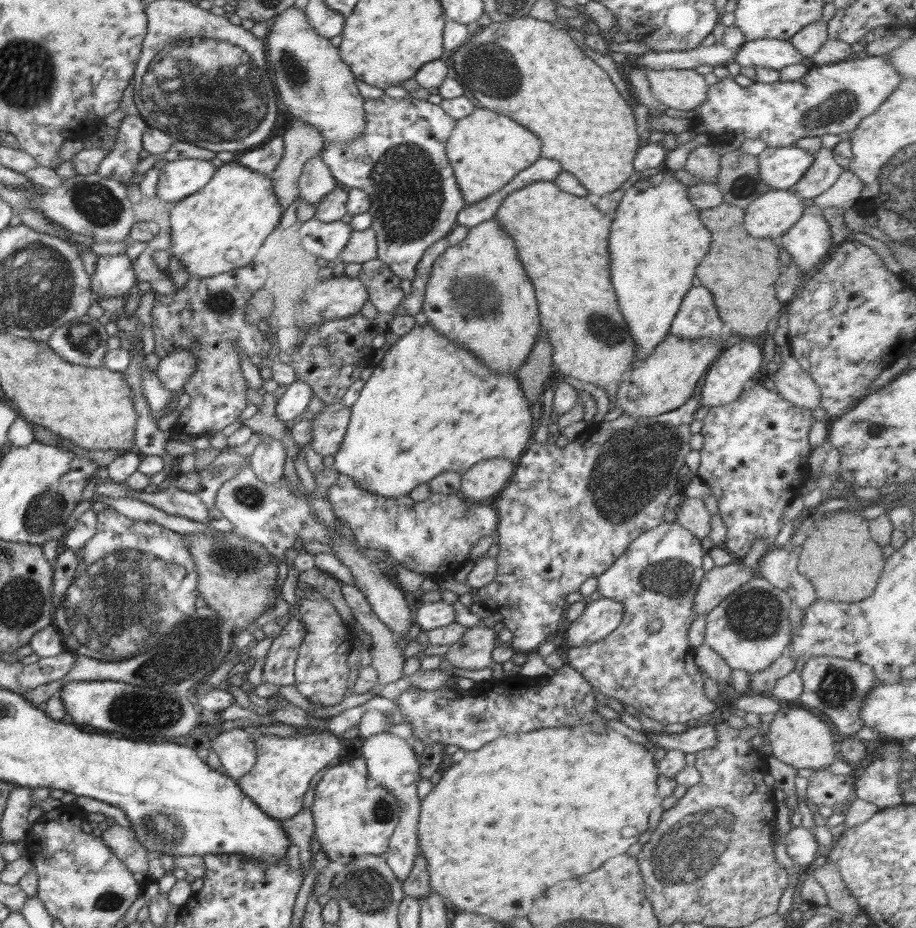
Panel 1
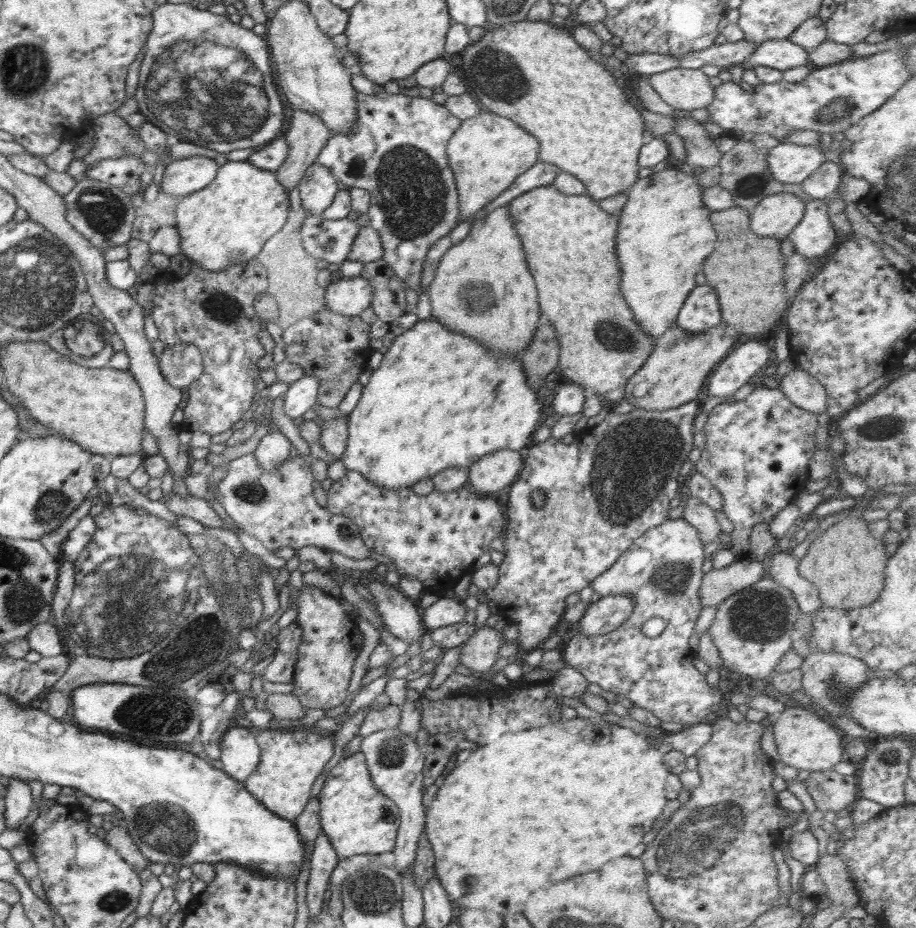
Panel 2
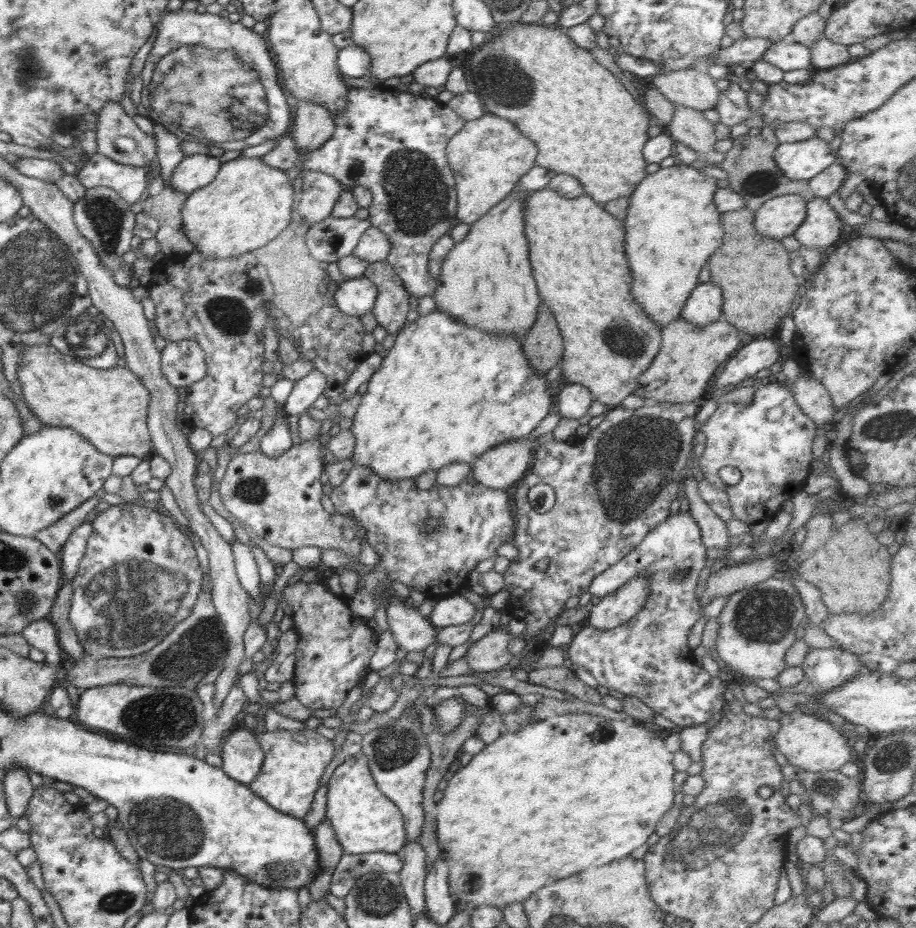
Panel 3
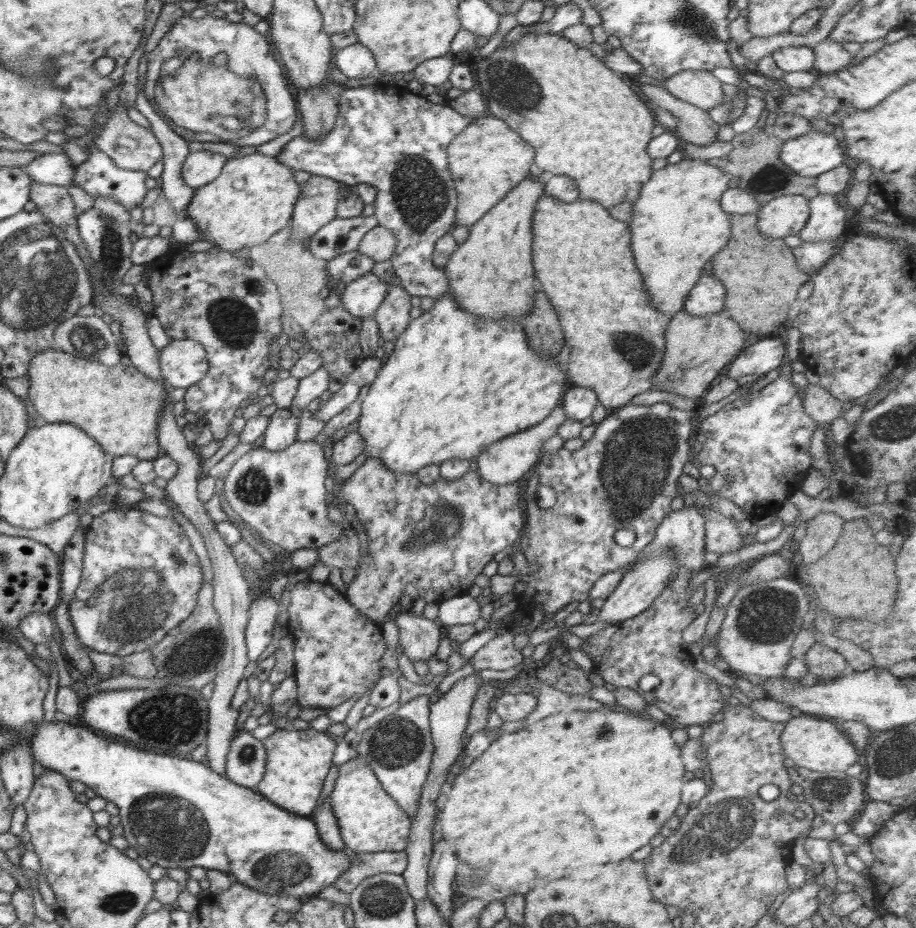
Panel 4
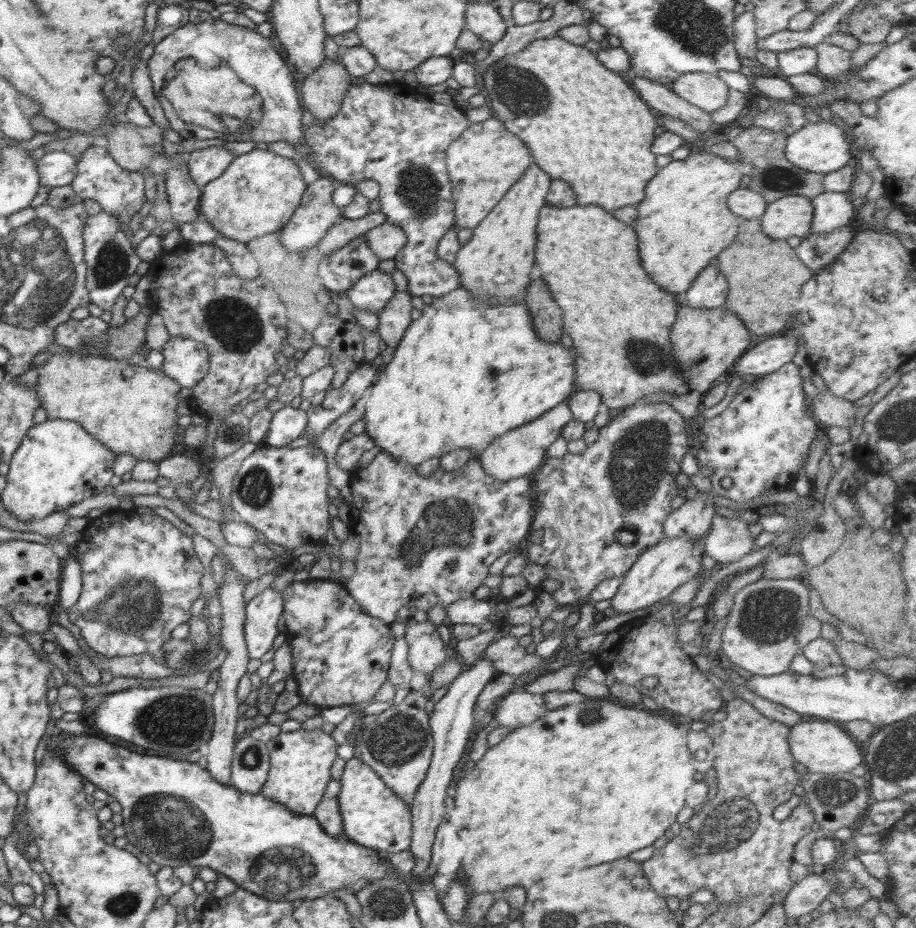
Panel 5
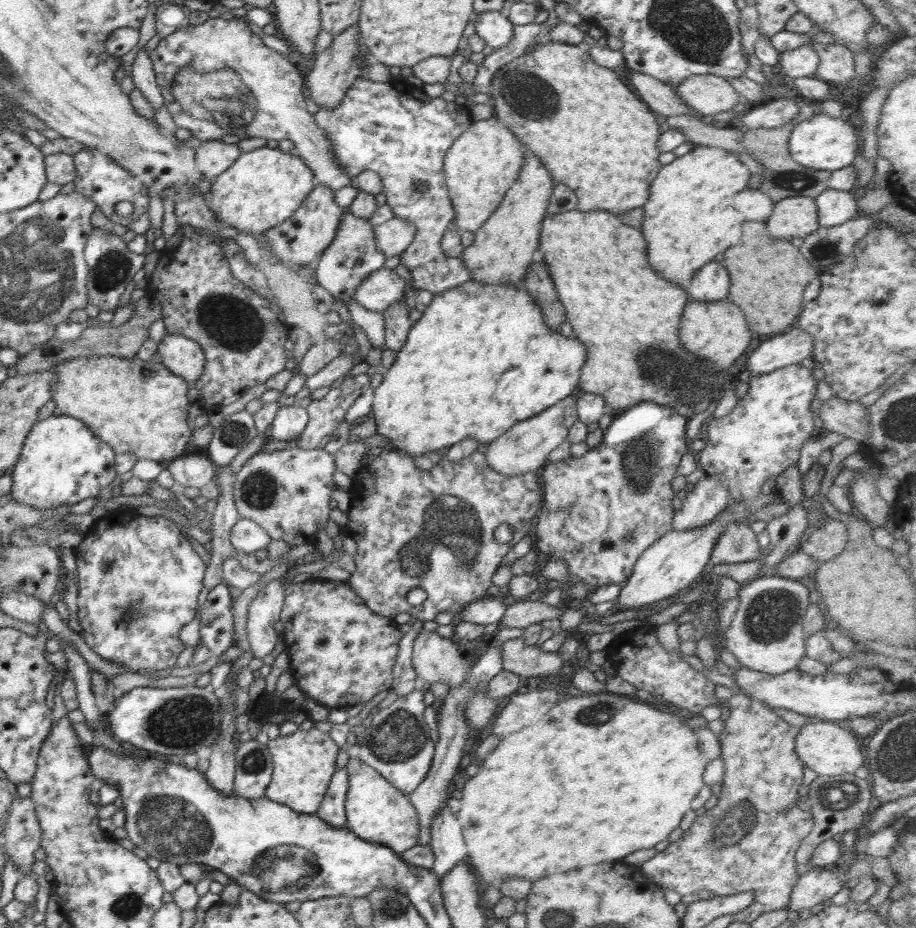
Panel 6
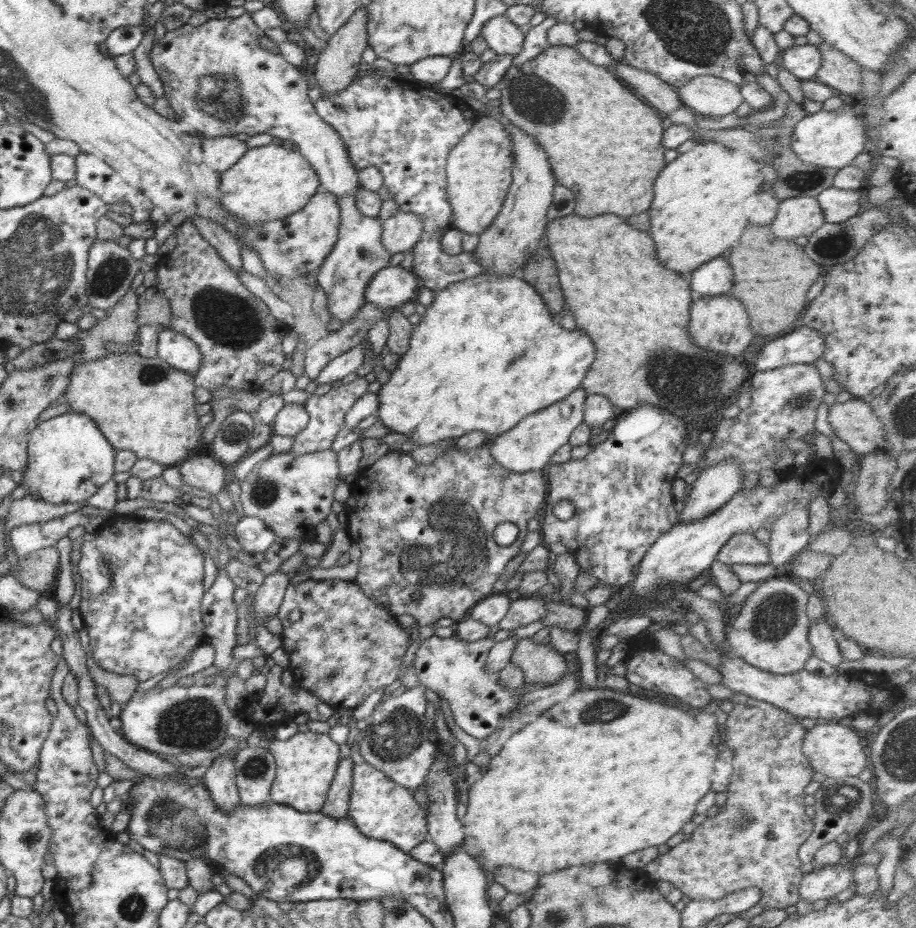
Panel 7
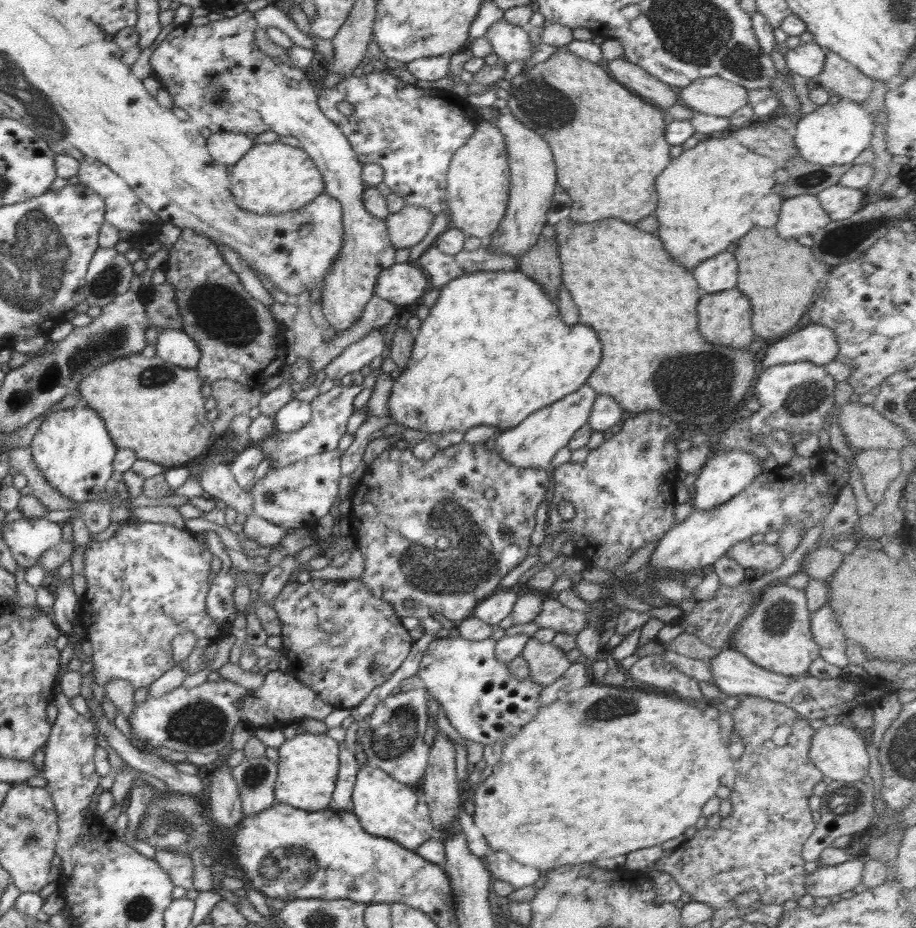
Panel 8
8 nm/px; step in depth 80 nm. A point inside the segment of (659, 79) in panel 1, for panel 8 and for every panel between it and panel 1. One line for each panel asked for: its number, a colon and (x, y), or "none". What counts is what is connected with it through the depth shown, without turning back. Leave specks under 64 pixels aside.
2: (689, 89)
3: (692, 87)
4: (700, 88)
5: (709, 92)
6: (709, 95)
7: (709, 96)
8: (714, 96)

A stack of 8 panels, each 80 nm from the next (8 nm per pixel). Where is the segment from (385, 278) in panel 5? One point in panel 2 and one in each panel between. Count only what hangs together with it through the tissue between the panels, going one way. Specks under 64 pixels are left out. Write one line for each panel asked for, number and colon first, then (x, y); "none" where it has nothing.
2: (348, 296)
3: (354, 297)
4: (362, 296)

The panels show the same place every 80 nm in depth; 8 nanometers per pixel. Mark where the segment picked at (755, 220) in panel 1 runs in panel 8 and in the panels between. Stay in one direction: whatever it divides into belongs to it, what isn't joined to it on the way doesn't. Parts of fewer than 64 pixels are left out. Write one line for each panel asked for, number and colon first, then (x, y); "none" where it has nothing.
2: (775, 216)
3: (777, 217)
4: (780, 217)
5: (790, 216)
6: (792, 217)
7: (801, 216)
8: (802, 215)

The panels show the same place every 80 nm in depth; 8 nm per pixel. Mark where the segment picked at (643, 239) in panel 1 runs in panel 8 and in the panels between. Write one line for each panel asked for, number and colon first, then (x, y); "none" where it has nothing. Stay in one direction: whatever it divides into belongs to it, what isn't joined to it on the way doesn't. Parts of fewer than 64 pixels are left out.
2: (664, 234)
3: (672, 225)
4: (677, 225)
5: (683, 222)
6: (695, 193)
7: (696, 214)
8: (705, 196)

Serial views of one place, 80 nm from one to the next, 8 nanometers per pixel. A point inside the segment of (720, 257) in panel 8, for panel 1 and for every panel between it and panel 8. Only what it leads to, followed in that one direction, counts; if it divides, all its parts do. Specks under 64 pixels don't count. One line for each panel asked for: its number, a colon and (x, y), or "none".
1: (697, 317)
2: (700, 312)
3: (704, 304)
4: (707, 297)
5: (709, 290)
6: (711, 284)
7: (714, 278)

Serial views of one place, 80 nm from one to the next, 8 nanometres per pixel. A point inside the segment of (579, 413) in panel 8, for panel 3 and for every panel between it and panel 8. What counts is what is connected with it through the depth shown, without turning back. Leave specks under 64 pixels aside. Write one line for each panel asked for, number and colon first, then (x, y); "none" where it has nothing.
3: (497, 468)
4: (507, 460)
5: (519, 452)
6: (524, 448)
7: (531, 443)

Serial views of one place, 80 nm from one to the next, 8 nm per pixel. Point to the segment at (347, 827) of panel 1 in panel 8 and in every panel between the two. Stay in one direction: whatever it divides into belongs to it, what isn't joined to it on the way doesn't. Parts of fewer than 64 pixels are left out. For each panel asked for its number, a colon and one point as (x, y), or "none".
2: (357, 818)
3: (372, 823)
4: (370, 820)
5: (373, 816)
6: (376, 811)
7: (381, 809)
8: (386, 808)

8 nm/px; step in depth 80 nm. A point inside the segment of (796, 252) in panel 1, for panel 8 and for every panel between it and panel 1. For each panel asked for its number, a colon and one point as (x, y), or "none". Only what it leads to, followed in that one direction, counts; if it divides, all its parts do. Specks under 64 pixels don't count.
2: (814, 235)
3: (821, 228)
4: (826, 221)
5: (831, 210)
6: (834, 207)
7: (837, 205)
8: (840, 202)

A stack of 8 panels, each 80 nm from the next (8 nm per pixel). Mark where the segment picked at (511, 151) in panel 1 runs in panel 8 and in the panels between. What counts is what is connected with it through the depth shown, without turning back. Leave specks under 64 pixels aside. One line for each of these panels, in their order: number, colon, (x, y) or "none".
2: (486, 154)
3: (488, 157)
4: (487, 160)
5: (486, 160)
6: (480, 167)
7: (479, 170)
8: (477, 193)

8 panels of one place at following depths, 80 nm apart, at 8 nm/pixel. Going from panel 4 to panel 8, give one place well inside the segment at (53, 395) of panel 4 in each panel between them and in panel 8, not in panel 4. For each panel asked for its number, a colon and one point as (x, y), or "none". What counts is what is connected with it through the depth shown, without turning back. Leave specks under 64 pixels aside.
5: (130, 408)
6: (135, 406)
7: (141, 404)
8: (155, 408)

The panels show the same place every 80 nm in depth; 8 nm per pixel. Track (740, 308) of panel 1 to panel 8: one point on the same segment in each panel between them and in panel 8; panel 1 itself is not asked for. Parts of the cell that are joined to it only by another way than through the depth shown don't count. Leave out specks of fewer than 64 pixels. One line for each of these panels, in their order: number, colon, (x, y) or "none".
2: (745, 269)
3: (753, 271)
4: (760, 275)
5: (752, 264)
6: (769, 275)
7: (772, 276)
8: (779, 276)

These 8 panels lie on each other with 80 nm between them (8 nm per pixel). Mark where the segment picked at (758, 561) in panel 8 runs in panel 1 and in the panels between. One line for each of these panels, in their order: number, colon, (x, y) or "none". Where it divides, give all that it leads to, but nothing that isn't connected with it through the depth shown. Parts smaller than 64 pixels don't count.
1: (692, 514)
2: (696, 513)
3: (714, 533)
4: (721, 534)
5: (728, 539)
6: (737, 543)
7: (743, 548)

